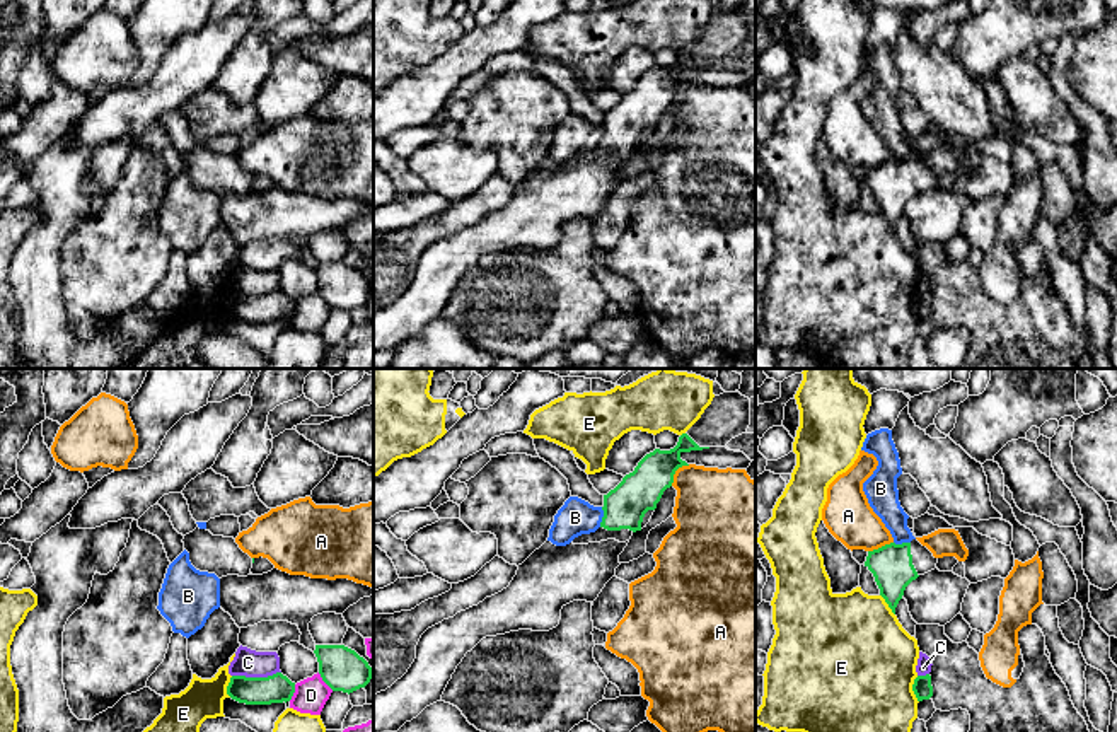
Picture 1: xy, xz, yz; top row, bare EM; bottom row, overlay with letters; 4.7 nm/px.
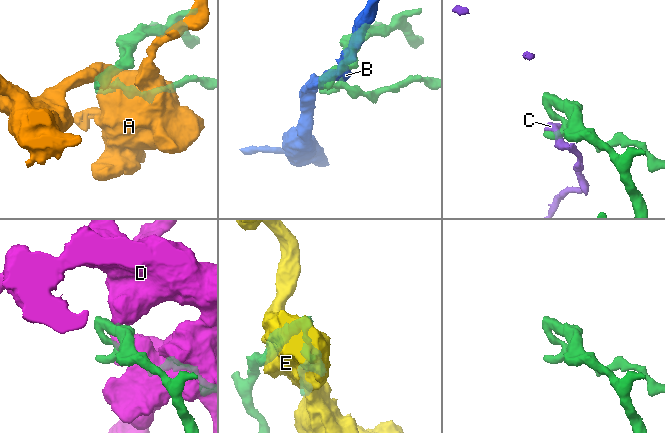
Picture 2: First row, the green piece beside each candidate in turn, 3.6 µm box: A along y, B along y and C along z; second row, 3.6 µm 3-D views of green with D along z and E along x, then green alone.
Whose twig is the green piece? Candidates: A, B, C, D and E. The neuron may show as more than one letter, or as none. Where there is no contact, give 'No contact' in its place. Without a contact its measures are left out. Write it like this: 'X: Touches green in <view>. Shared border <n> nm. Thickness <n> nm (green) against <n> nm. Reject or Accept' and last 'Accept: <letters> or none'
A: Touches green in xz. Shared border 140 nm. Thickness 200 nm (green) against 360 nm. Reject
B: Touches green in xz. Shared border 100 nm. Thickness 200 nm (green) against 170 nm. Reject
C: Touches green in xy. Shared border 240 nm. Thickness 140 nm (green) against 130 nm. Reject
D: Touches green in xy. Shared border 120 nm. Thickness 200 nm (green) against 160 nm. Reject
E: Touches green in yz. Shared border 130 nm. Thickness 90 nm (green) against 480 nm. Reject
Accept: none

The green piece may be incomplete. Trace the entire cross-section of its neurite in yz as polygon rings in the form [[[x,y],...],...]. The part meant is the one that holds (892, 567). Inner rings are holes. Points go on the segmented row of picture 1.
[[[912,539],[911,543],[890,543],[868,551],[865,566],[873,573],[880,595],[895,614],[906,587],[919,575],[935,570],[936,563],[938,558],[917,539]]]

